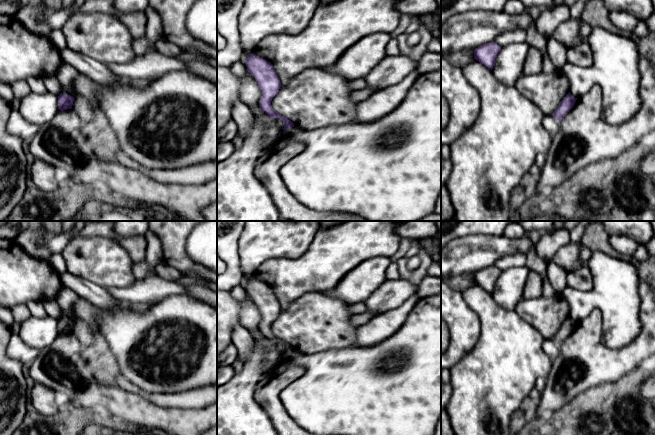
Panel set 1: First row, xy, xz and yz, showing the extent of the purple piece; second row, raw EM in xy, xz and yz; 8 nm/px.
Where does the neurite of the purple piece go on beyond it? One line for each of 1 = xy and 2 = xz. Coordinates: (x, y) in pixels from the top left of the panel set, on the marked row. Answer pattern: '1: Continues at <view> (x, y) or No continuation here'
1: No continuation here
2: No continuation here

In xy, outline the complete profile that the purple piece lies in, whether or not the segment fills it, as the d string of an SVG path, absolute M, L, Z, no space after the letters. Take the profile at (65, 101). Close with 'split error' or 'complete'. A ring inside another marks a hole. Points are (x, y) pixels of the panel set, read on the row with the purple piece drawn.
M61 93L58 96L58 109L63 111L67 109L71 109L73 105L74 97L70 96L66 93Z; complete

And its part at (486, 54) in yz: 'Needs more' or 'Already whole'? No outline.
Already whole

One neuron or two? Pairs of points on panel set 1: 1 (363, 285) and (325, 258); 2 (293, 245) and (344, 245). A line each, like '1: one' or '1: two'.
1: two
2: two

